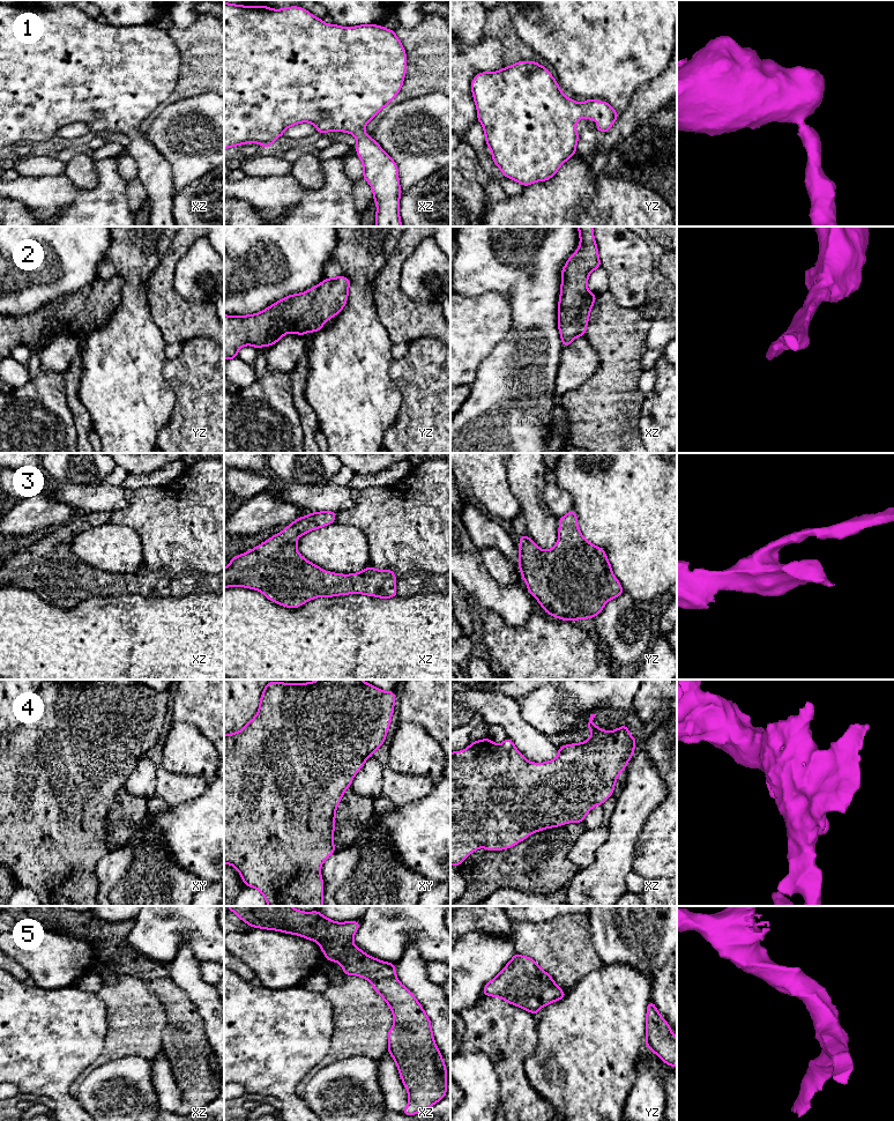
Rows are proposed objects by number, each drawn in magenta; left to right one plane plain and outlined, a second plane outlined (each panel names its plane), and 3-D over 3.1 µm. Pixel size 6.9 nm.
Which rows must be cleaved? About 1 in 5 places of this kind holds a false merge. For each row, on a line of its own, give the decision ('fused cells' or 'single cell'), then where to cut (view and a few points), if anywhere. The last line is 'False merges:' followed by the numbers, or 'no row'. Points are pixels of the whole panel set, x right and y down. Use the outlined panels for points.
1: single cell; no cut
2: single cell; no cut
3: single cell; no cut
4: single cell; no cut
5: single cell; no cut
False merges: no row

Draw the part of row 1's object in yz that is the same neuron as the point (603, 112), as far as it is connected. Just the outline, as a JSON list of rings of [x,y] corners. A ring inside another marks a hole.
[[[519,61],[498,72],[479,73],[472,79],[471,91],[494,164],[506,178],[523,186],[549,180],[576,153],[580,135],[575,124],[583,117],[596,120],[596,131],[604,134],[620,117],[605,101],[578,103],[566,97],[551,73],[536,61]]]

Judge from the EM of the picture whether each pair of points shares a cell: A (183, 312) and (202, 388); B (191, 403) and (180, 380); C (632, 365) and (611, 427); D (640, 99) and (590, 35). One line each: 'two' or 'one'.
A: two
B: one
C: one
D: two

